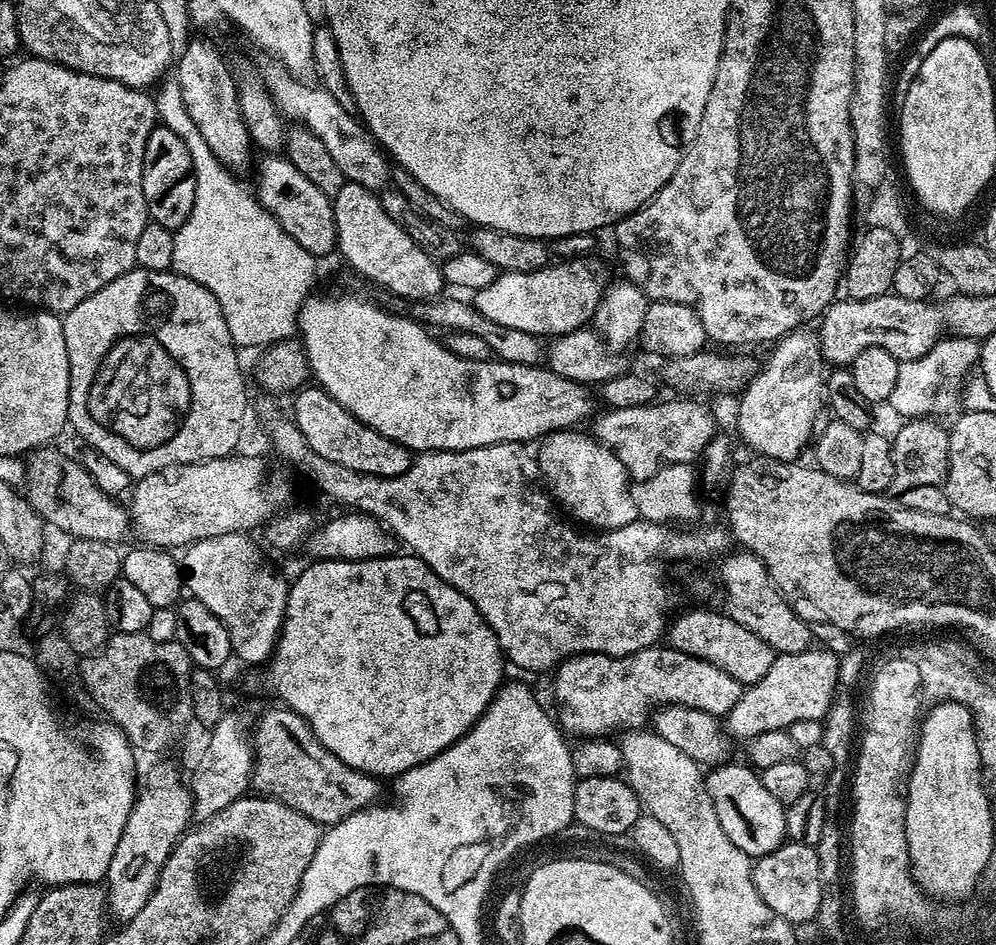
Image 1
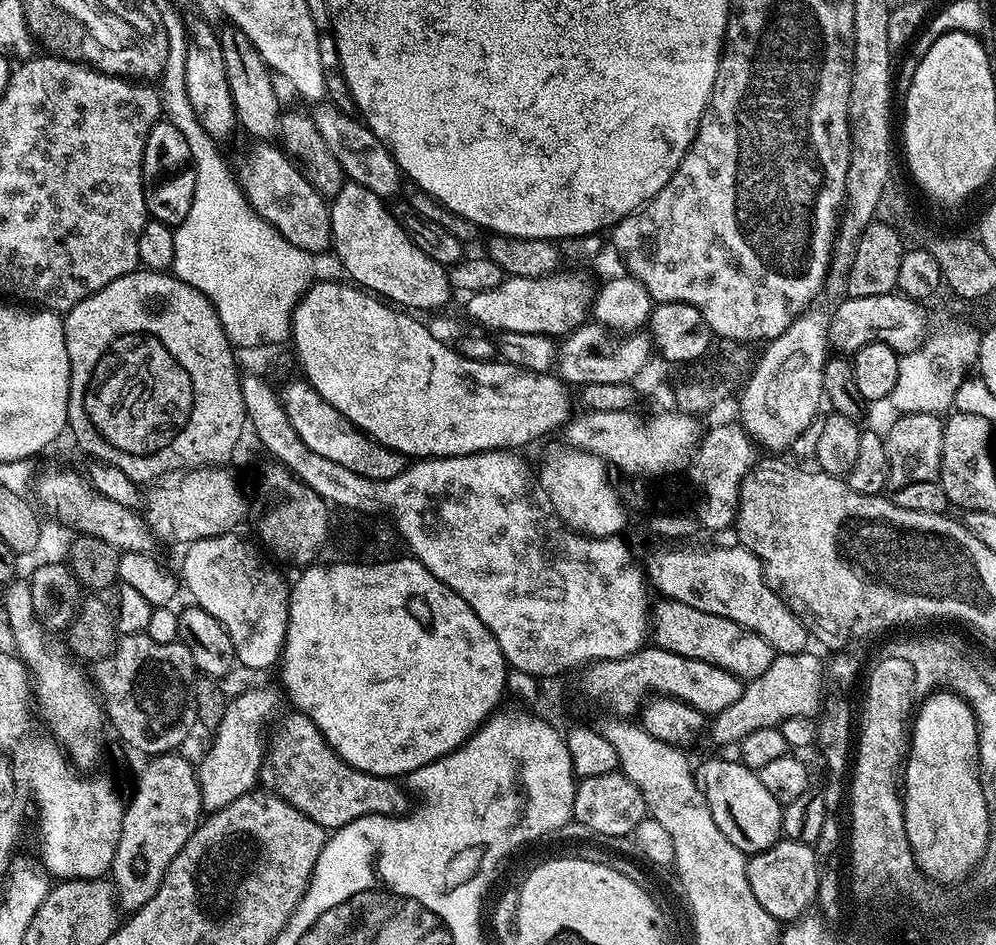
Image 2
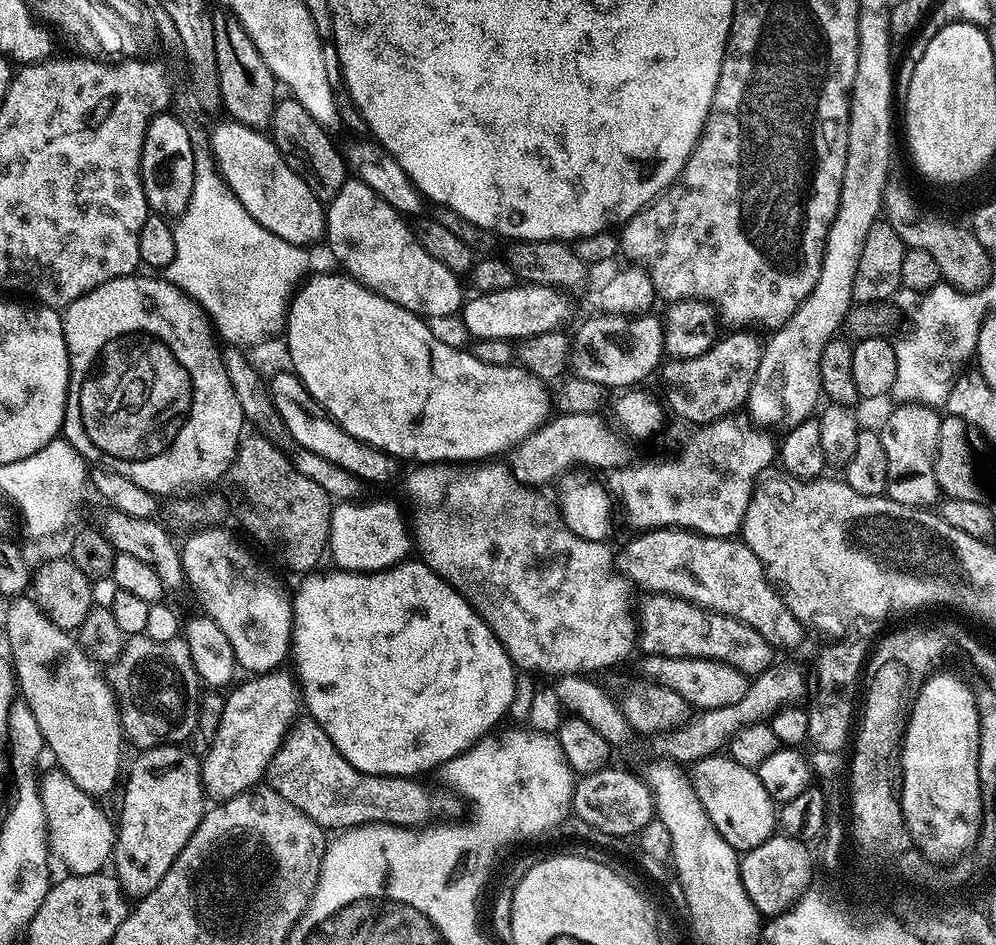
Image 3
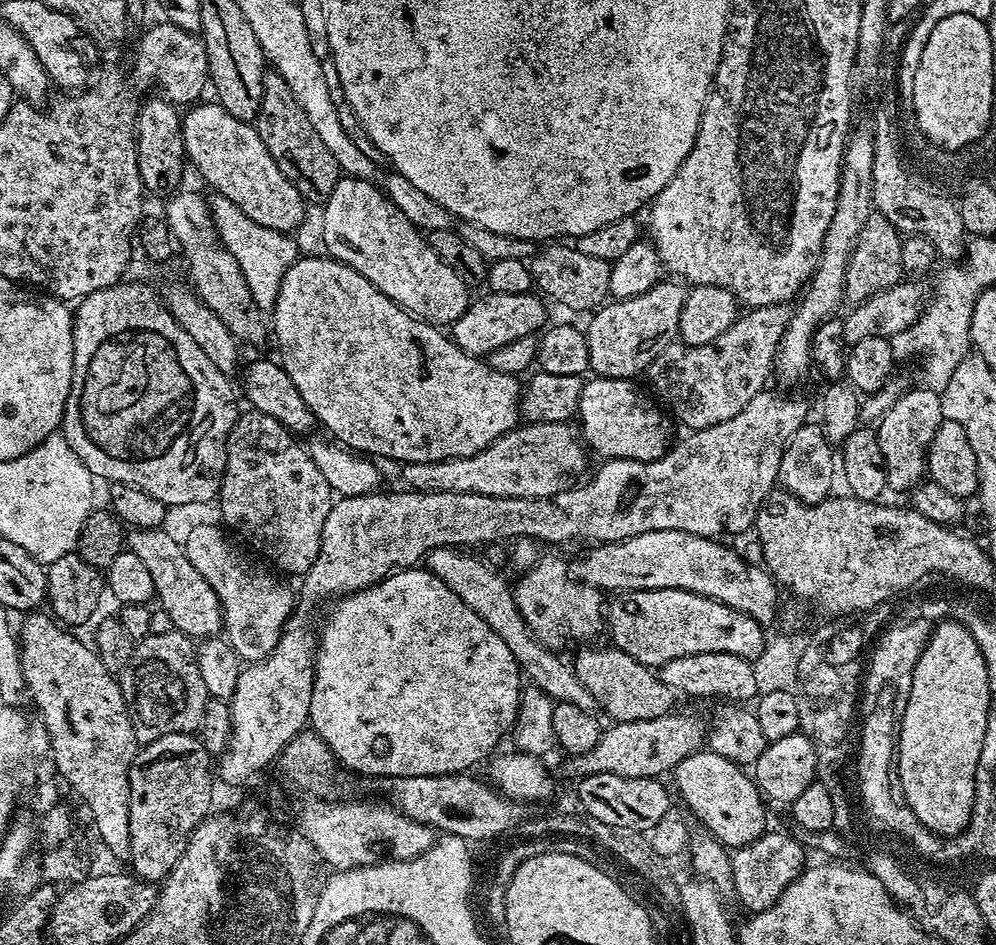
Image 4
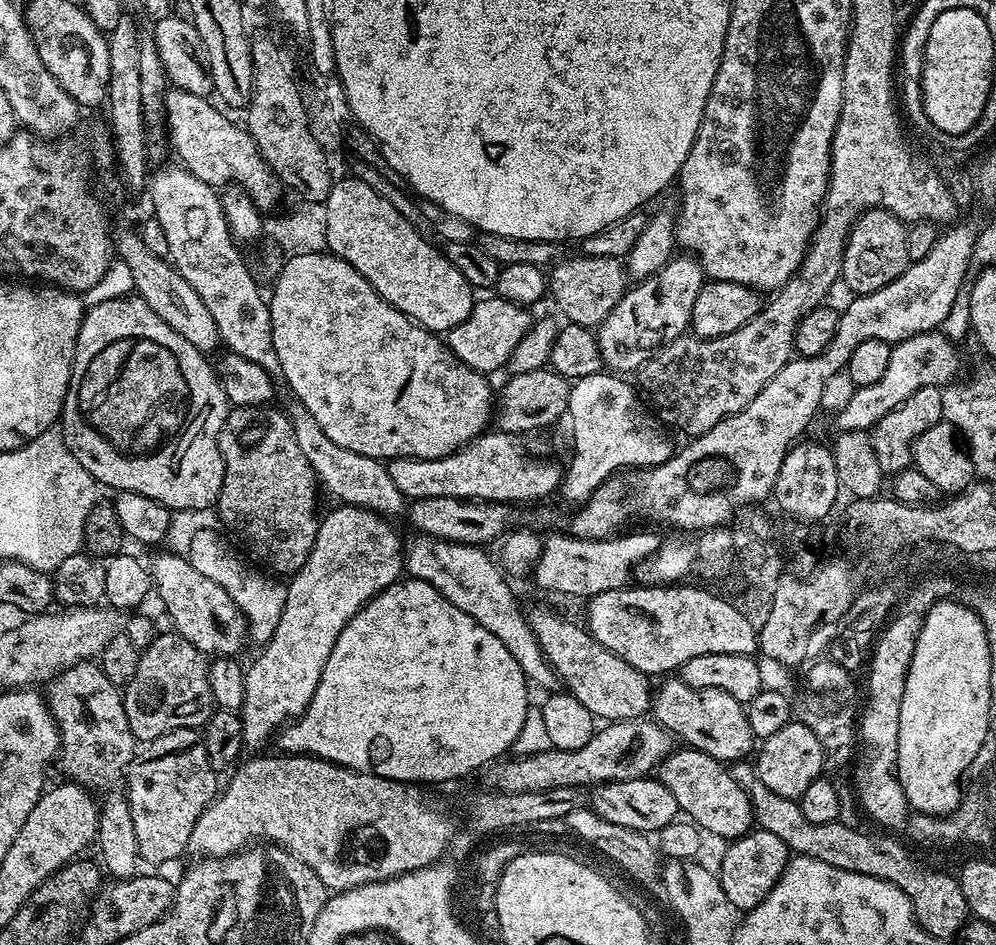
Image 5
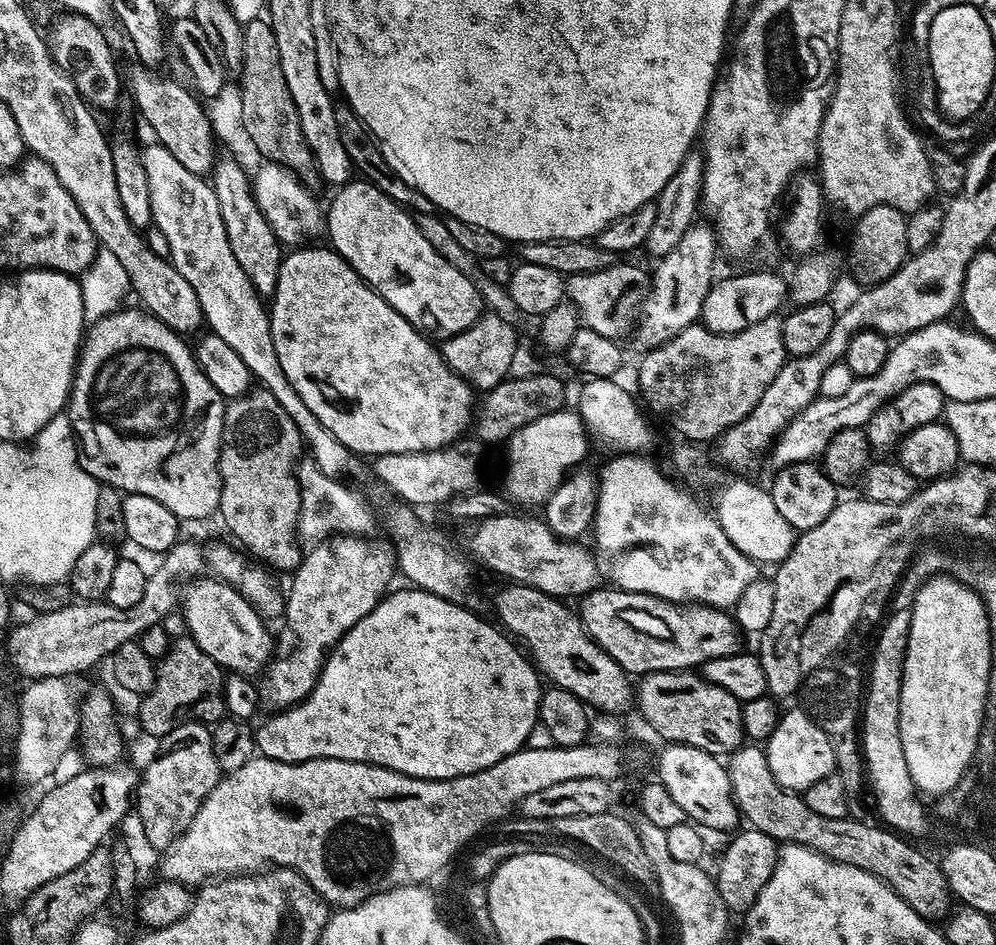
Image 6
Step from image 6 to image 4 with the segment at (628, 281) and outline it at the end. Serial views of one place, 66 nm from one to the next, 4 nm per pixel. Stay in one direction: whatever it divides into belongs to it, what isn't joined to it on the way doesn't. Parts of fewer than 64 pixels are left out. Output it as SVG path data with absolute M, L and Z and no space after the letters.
M548 242L527 261L532 275L532 283L545 297L556 296L564 308L573 308L576 312L591 313L609 299L611 263L602 258L589 258L568 242Z

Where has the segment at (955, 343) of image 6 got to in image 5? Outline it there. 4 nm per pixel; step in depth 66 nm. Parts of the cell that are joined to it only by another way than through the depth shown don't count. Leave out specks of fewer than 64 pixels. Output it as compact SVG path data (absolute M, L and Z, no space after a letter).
M940 330L918 333L897 343L893 347L890 362L886 365L882 378L878 378L878 382L870 386L857 388L854 398L846 402L841 412L835 413L837 429L840 432L868 432L875 428L878 421L886 418L890 410L906 402L910 394L923 388L951 385L957 379L956 371L960 368L960 356L955 347L957 348L957 345Z

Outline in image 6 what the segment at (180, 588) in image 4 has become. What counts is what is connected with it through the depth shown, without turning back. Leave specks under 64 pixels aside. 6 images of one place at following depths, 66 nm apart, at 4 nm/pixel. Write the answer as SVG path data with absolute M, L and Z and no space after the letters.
M204 579L189 583L182 592L182 615L187 635L202 654L210 654L217 666L229 673L249 678L255 677L255 672L256 675L263 673L274 655L274 636L268 633L269 625L264 617L223 580Z

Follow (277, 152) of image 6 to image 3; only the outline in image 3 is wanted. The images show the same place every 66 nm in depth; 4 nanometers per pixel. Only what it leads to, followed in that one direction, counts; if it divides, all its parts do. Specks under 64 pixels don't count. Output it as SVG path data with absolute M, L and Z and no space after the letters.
M291 98L277 99L276 109L270 121L270 139L276 143L276 149L282 154L286 166L294 170L310 186L310 190L322 201L330 202L342 190L344 181L349 179L350 169L343 151L336 149L329 133L296 100Z

